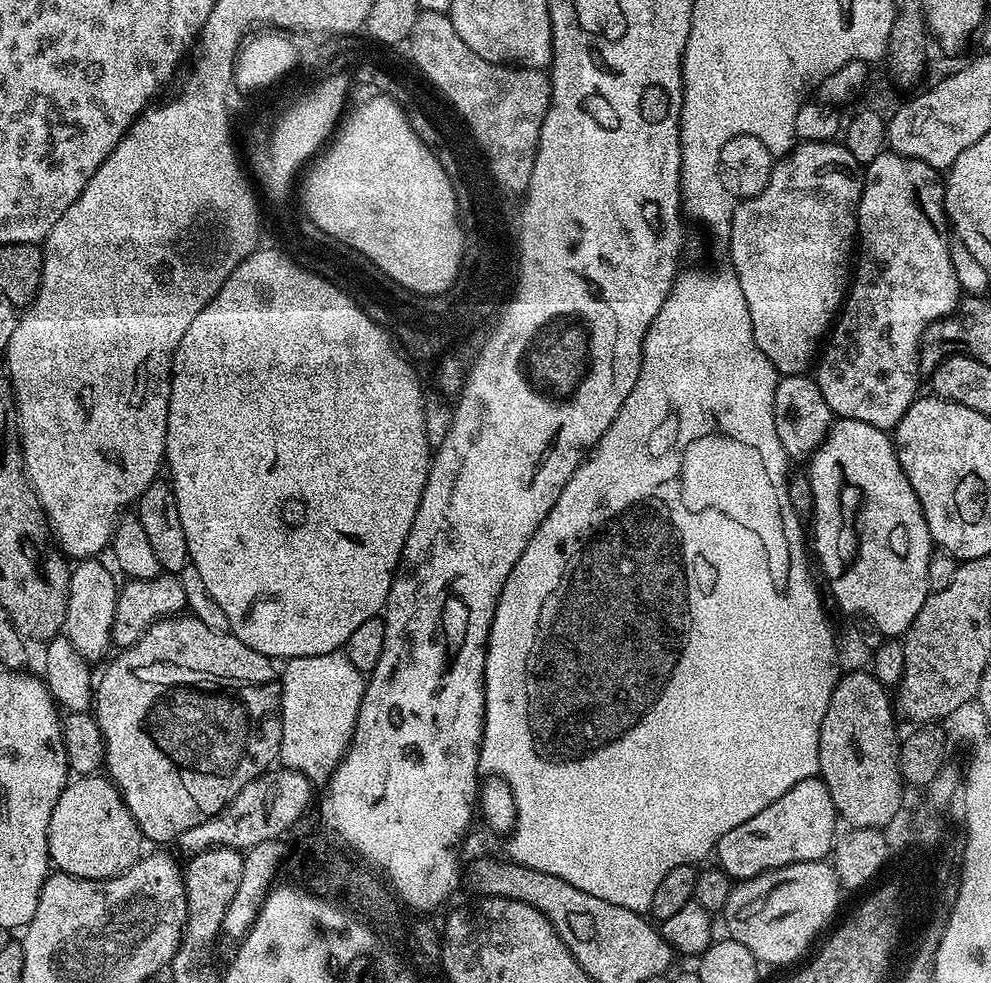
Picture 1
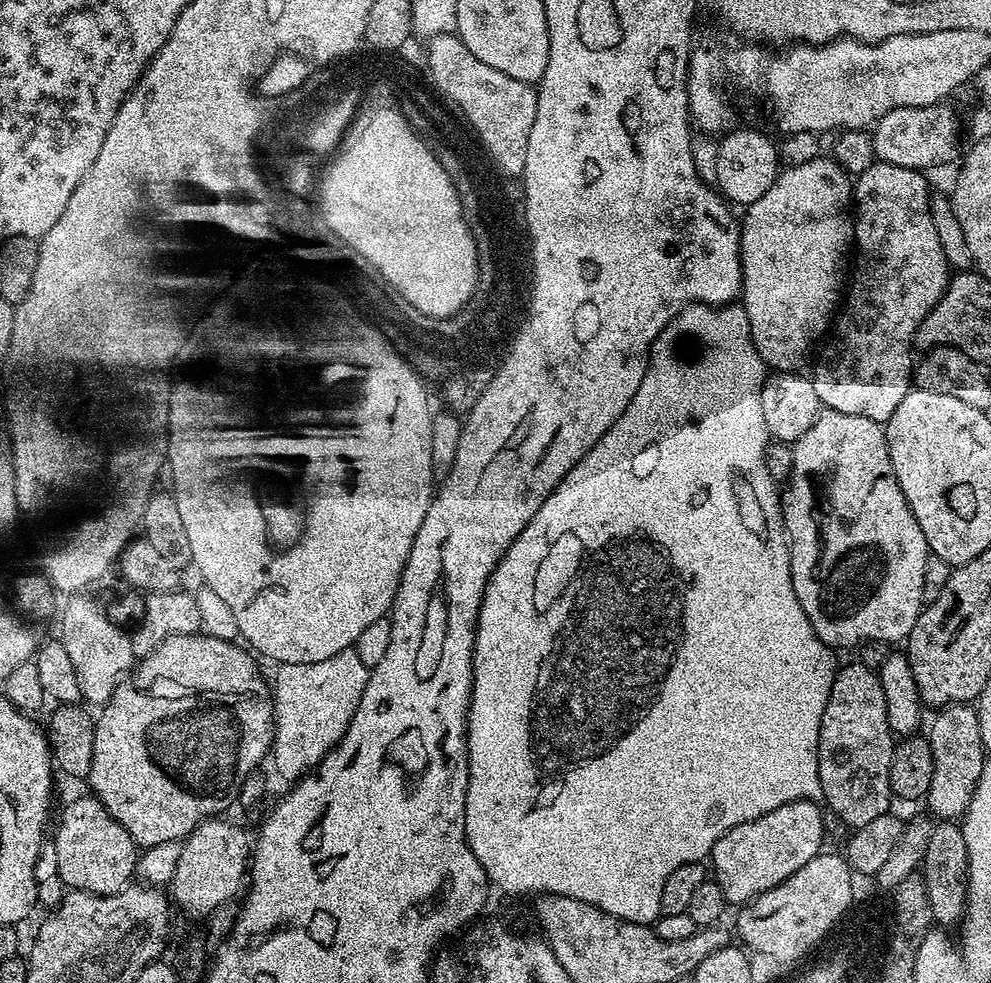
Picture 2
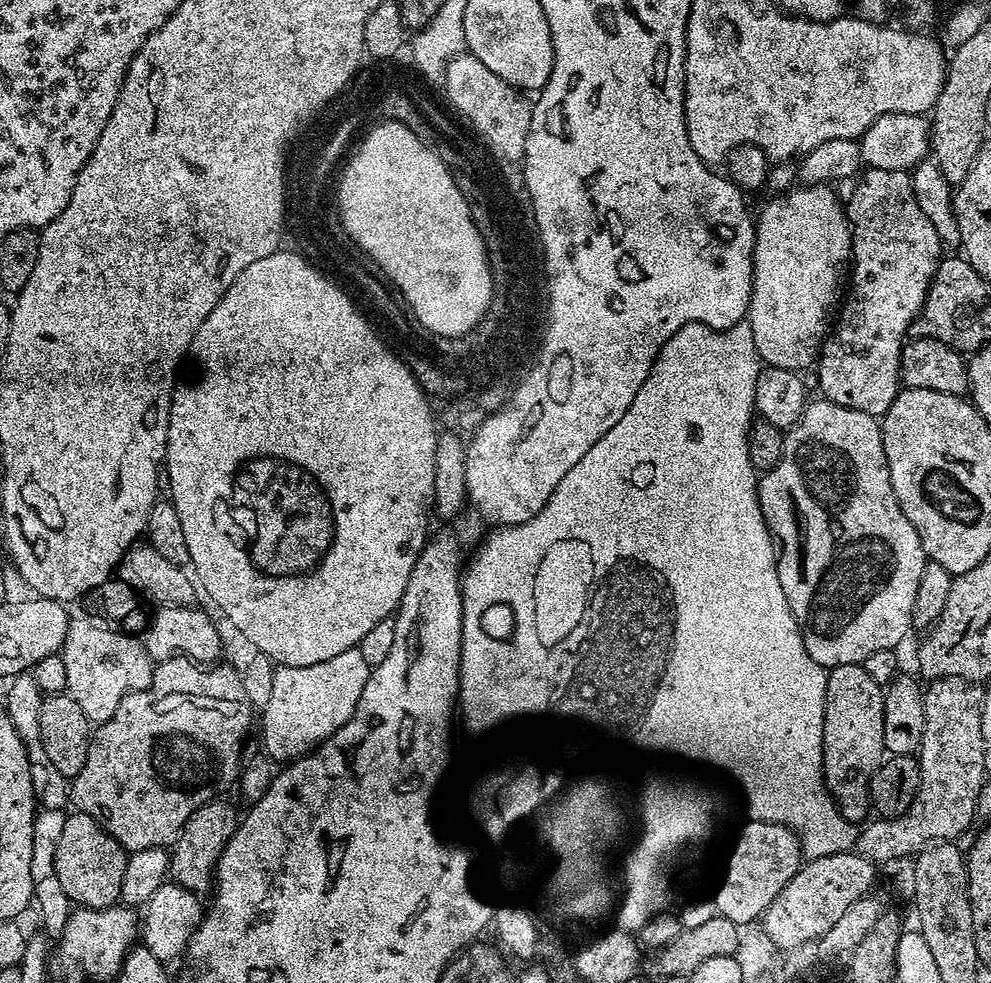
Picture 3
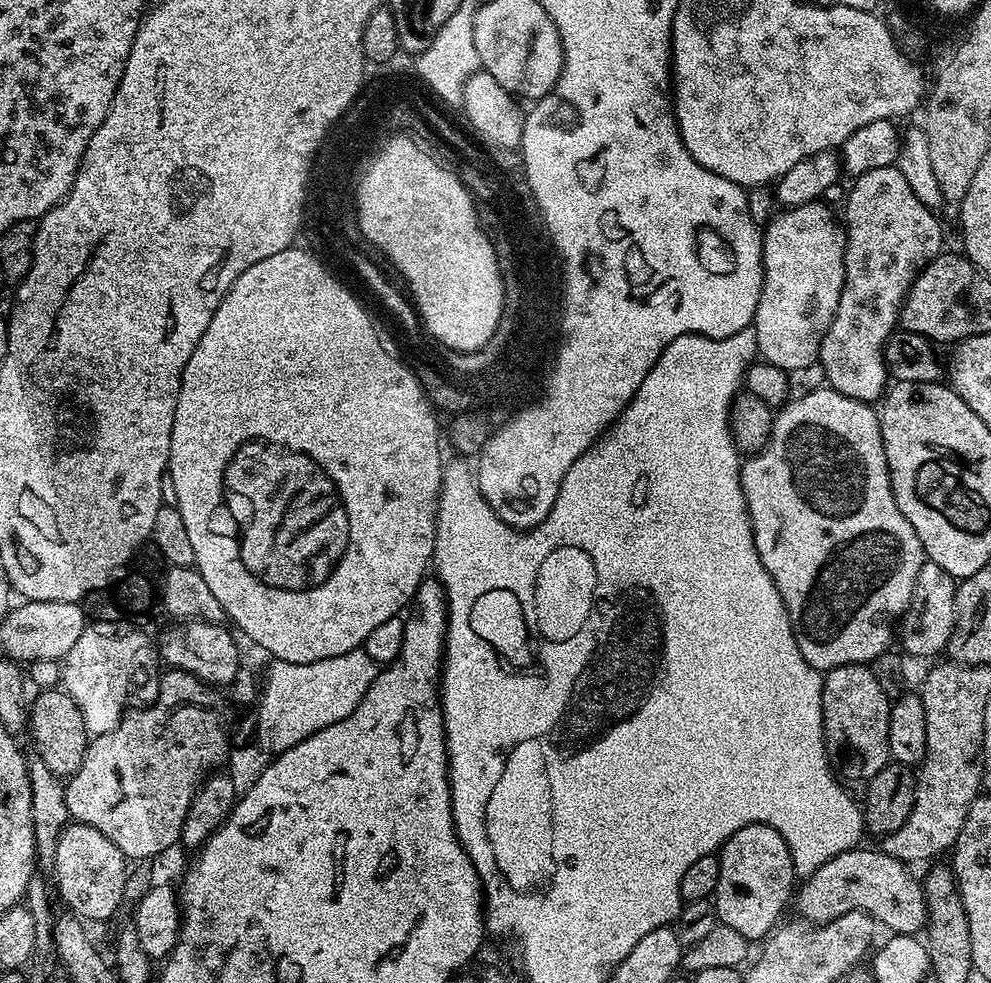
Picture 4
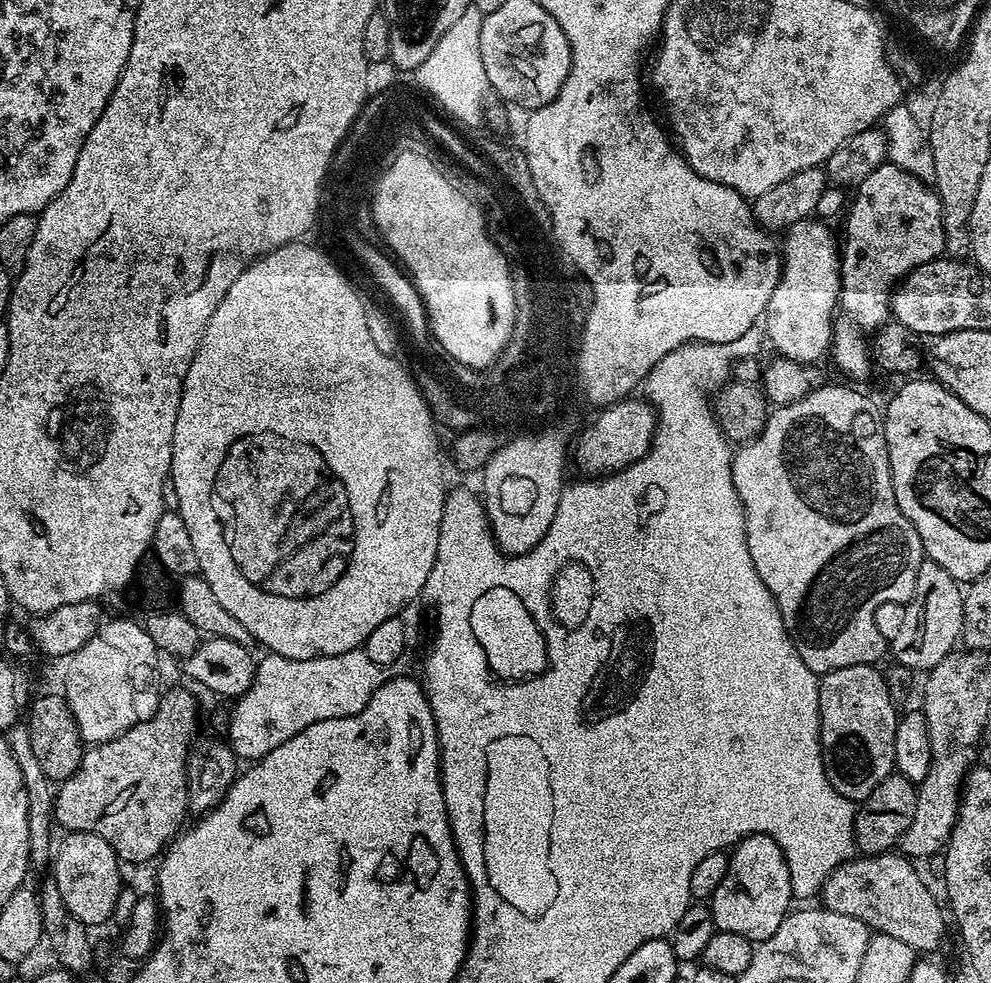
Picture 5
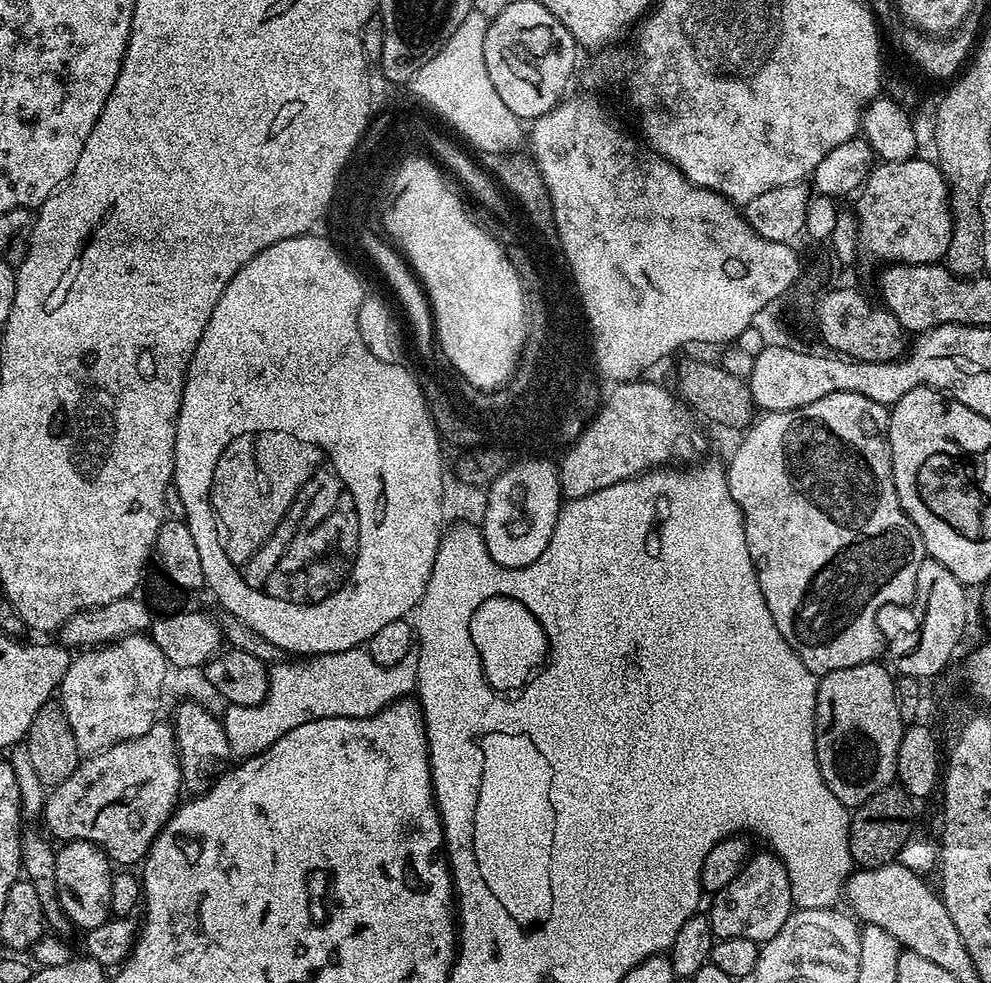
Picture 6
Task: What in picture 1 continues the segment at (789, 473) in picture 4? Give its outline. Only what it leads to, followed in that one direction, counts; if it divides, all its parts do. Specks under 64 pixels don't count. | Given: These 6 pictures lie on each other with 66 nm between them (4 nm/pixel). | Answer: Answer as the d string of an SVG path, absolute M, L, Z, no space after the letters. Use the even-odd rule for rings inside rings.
M837 419L807 461L806 473L813 487L810 548L820 559L837 606L852 616L865 616L885 637L903 637L930 595L928 571L934 545L922 506L896 457L893 437L866 422Z

